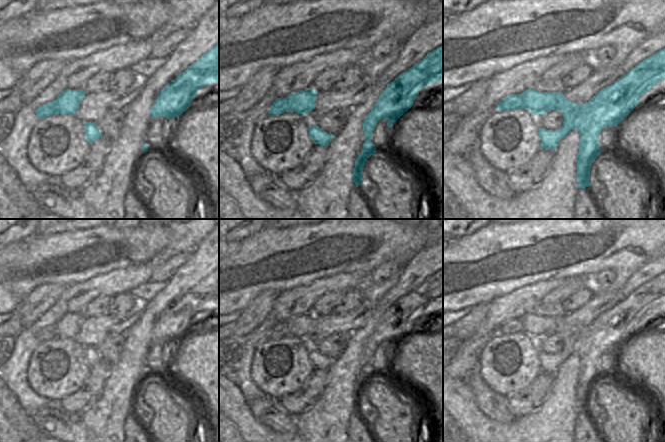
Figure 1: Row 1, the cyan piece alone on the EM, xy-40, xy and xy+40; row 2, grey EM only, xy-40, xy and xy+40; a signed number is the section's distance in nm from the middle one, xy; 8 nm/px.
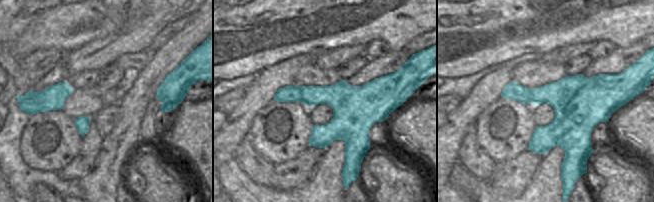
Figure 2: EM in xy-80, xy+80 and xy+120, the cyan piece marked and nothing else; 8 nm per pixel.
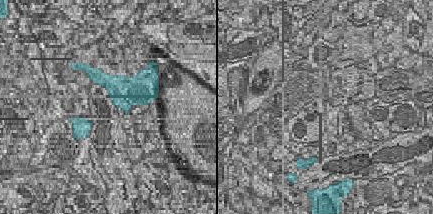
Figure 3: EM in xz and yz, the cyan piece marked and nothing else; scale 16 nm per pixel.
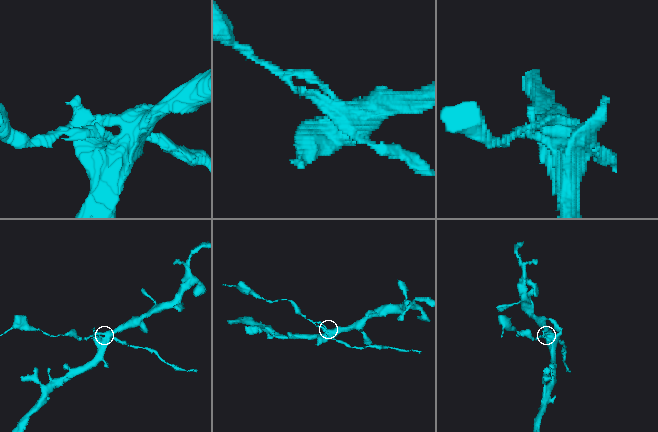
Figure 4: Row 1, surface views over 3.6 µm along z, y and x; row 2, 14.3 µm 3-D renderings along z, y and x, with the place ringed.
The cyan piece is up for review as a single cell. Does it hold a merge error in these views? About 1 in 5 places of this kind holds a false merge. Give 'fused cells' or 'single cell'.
fused cells

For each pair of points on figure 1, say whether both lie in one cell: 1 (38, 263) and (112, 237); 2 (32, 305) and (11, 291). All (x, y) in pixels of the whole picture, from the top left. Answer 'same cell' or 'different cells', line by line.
1: same cell
2: different cells

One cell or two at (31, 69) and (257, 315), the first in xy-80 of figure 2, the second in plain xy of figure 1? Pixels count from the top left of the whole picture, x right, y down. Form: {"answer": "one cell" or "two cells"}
{"answer": "one cell"}

